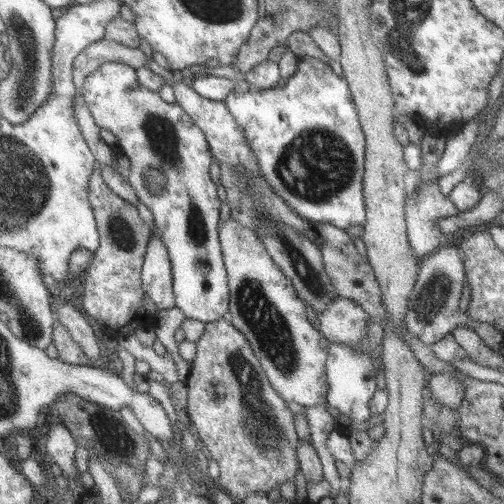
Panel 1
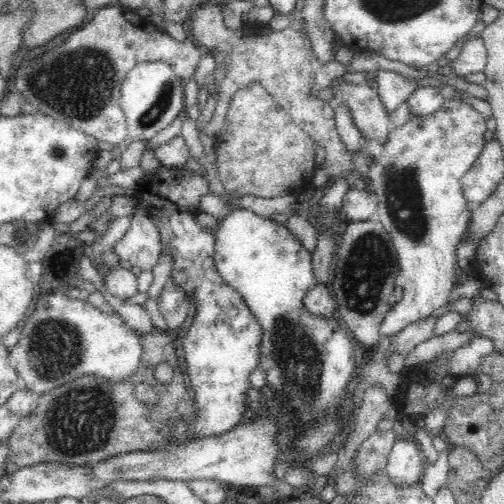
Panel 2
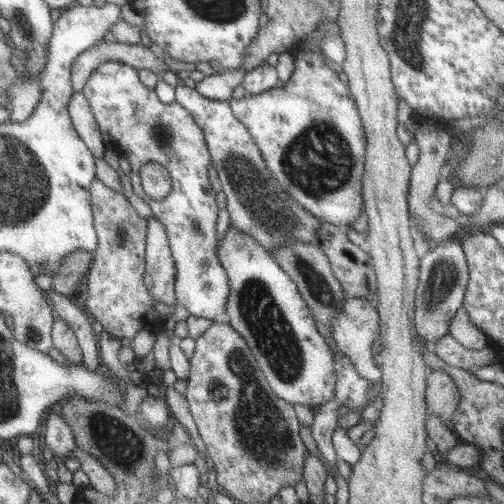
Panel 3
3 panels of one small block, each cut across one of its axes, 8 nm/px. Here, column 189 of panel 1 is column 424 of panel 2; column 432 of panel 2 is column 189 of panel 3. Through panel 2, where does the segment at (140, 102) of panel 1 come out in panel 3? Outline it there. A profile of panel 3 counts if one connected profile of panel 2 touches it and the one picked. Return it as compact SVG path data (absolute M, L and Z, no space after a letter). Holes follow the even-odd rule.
M101 62L81 94L87 98L95 116L99 134L107 136L119 148L119 154L131 164L129 182L133 192L143 198L153 218L157 218L169 238L171 256L175 260L175 300L177 306L189 310L191 316L213 320L215 314L225 312L229 296L229 280L225 268L219 264L215 252L215 220L217 204L215 192L207 182L207 168L211 156L203 140L201 128L177 102L163 104L155 90L147 88L137 74L137 68L119 62ZM145 164L161 164L171 178L171 192L163 200L153 200L143 192L139 170Z

